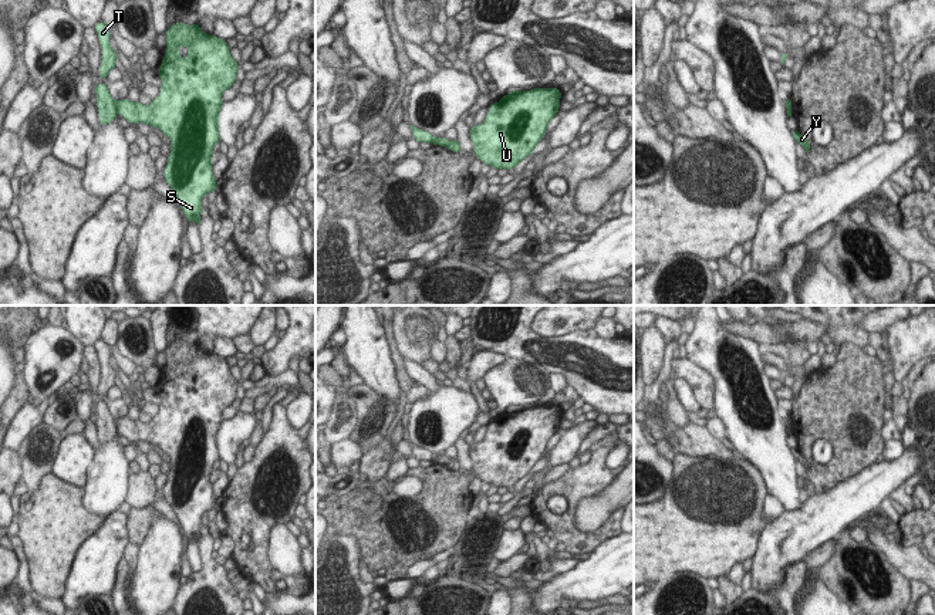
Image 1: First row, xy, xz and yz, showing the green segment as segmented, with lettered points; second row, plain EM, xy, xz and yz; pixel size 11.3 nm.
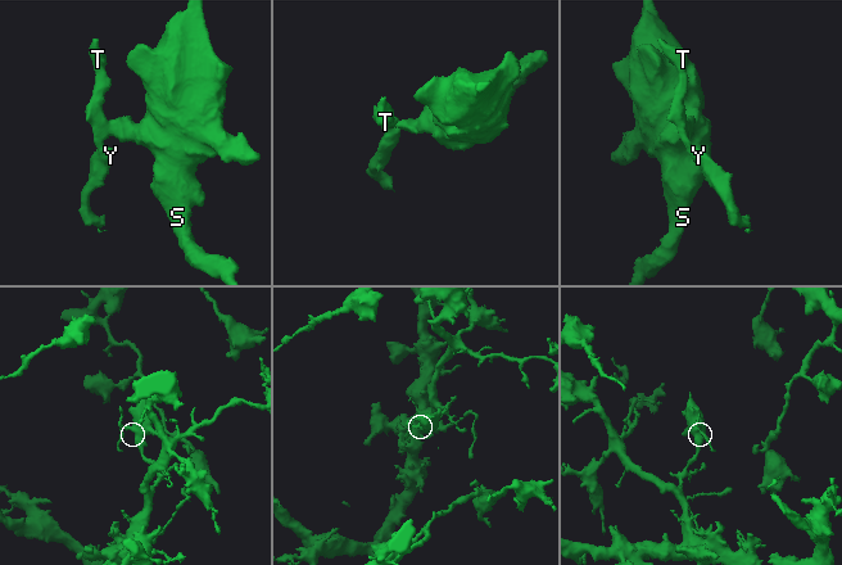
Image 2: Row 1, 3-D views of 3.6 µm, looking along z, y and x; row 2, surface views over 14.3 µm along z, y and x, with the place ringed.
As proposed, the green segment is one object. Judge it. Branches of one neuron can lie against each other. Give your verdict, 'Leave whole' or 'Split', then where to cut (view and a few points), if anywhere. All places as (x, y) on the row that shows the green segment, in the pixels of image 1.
Split. Split along xy (115, 101), (118, 111)

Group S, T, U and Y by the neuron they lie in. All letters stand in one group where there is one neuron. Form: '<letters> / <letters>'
S U / T Y

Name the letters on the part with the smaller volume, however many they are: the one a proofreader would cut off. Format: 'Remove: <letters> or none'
Remove: T, Y

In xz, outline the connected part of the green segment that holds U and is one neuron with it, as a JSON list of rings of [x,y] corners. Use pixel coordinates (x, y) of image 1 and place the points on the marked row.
[[[534,87],[533,91],[512,91],[500,102],[492,102],[486,121],[470,128],[473,152],[483,165],[496,169],[514,169],[526,159],[546,135],[548,122],[560,109],[561,91],[558,88]]]

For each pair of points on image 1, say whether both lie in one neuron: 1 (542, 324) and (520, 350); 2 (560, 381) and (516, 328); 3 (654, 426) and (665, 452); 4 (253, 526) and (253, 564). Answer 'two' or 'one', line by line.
1: two
2: two
3: two
4: one

